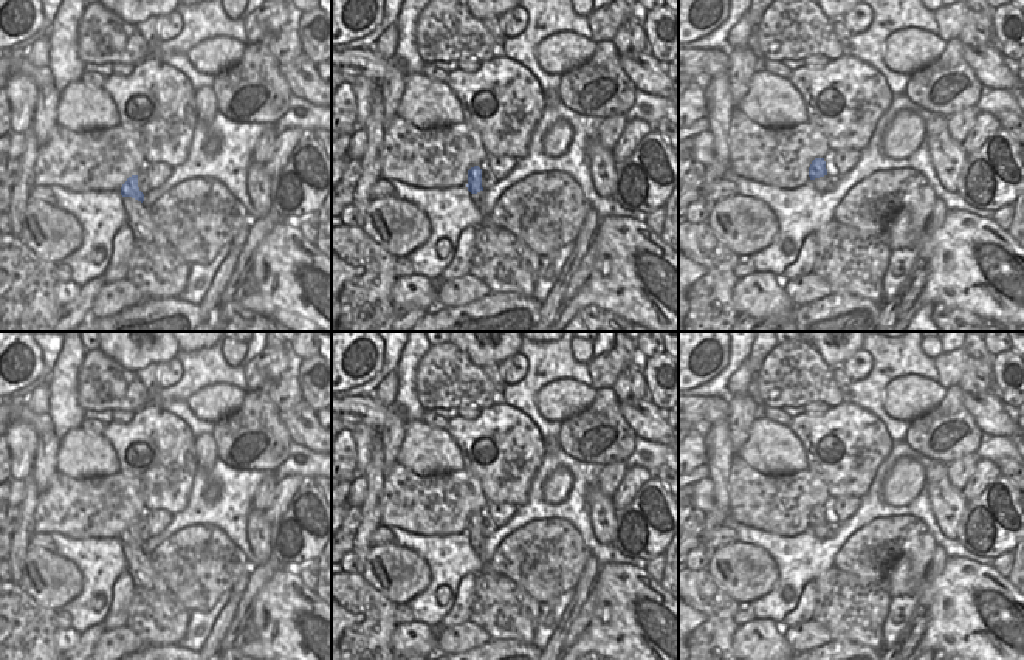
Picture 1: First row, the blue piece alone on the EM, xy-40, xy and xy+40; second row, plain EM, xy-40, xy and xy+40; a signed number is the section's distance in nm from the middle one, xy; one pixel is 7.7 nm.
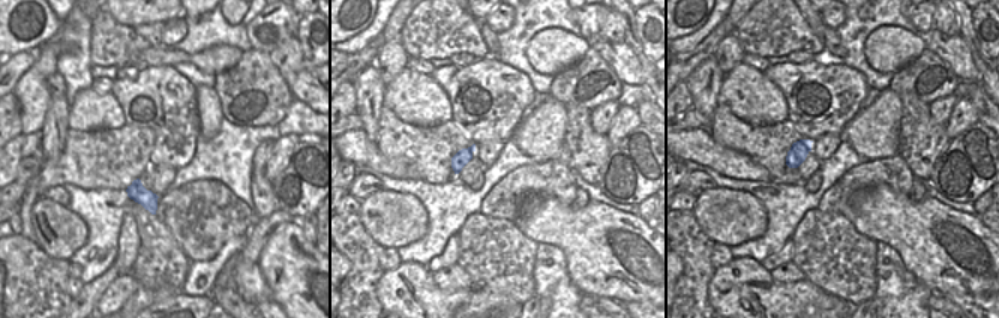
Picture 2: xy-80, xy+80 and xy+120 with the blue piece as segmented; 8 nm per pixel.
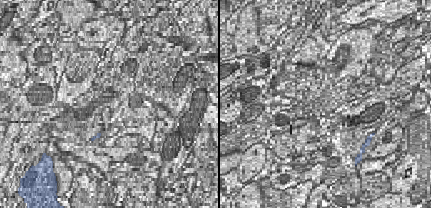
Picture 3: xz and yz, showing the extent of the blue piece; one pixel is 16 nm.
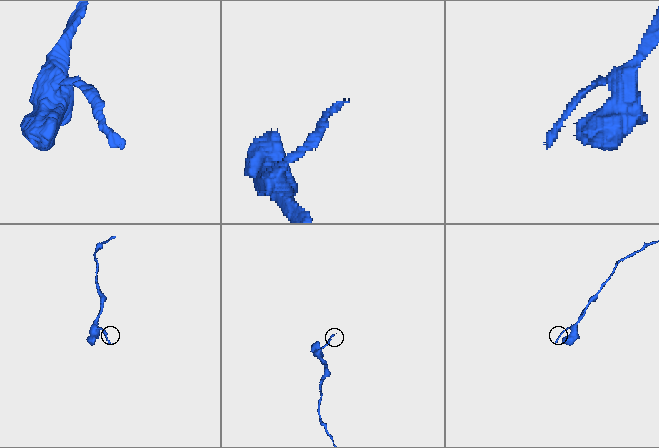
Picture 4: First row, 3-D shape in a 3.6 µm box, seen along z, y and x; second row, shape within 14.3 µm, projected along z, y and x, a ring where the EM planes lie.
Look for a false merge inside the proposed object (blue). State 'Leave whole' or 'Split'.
Leave whole

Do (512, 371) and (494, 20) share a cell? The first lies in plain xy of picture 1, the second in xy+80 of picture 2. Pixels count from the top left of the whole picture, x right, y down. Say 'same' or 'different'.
same

